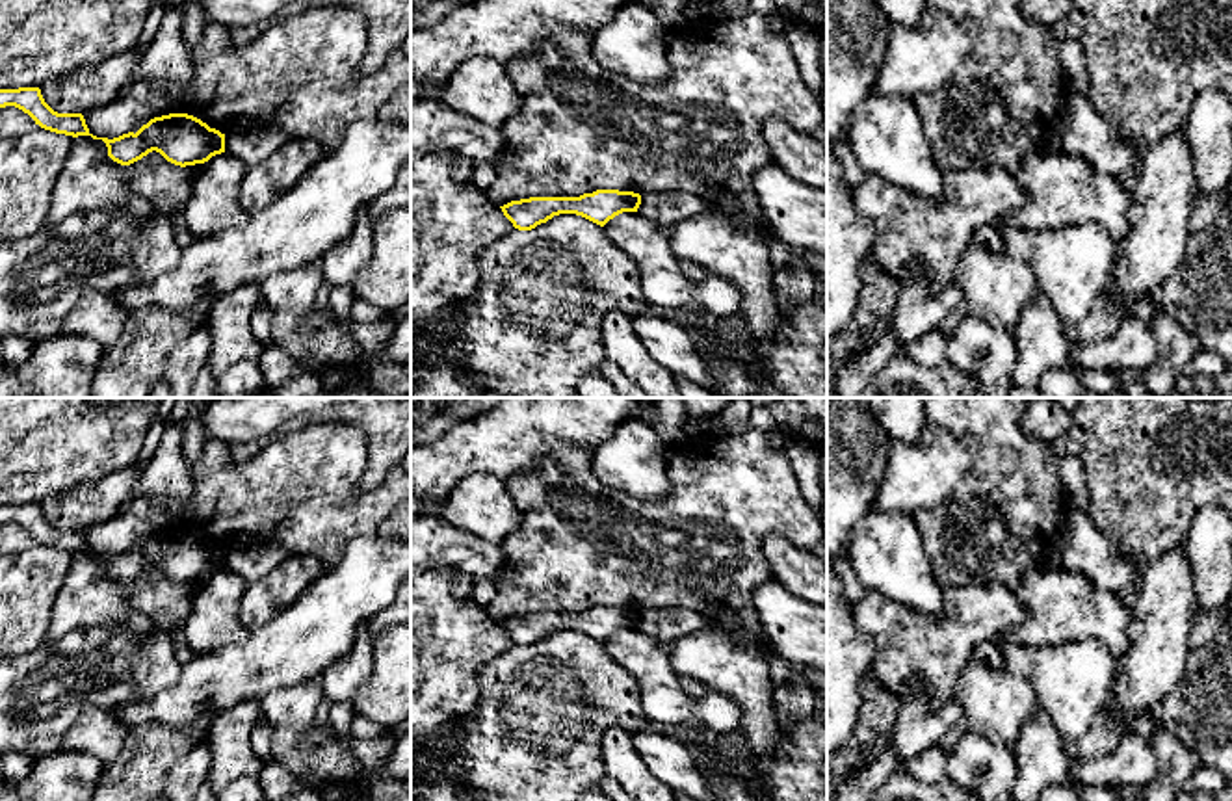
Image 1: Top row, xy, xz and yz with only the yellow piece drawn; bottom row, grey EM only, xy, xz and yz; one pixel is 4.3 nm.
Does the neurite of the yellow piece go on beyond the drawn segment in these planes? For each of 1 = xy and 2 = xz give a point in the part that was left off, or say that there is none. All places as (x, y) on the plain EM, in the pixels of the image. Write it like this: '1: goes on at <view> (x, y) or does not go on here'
1: does not go on here
2: does not go on here

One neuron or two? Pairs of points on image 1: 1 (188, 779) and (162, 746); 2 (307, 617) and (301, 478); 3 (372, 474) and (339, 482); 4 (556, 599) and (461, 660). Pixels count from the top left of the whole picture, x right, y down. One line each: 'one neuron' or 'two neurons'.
1: two neurons
2: two neurons
3: two neurons
4: two neurons

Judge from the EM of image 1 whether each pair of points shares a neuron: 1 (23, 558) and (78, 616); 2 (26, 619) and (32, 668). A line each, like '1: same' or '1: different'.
1: different
2: different

